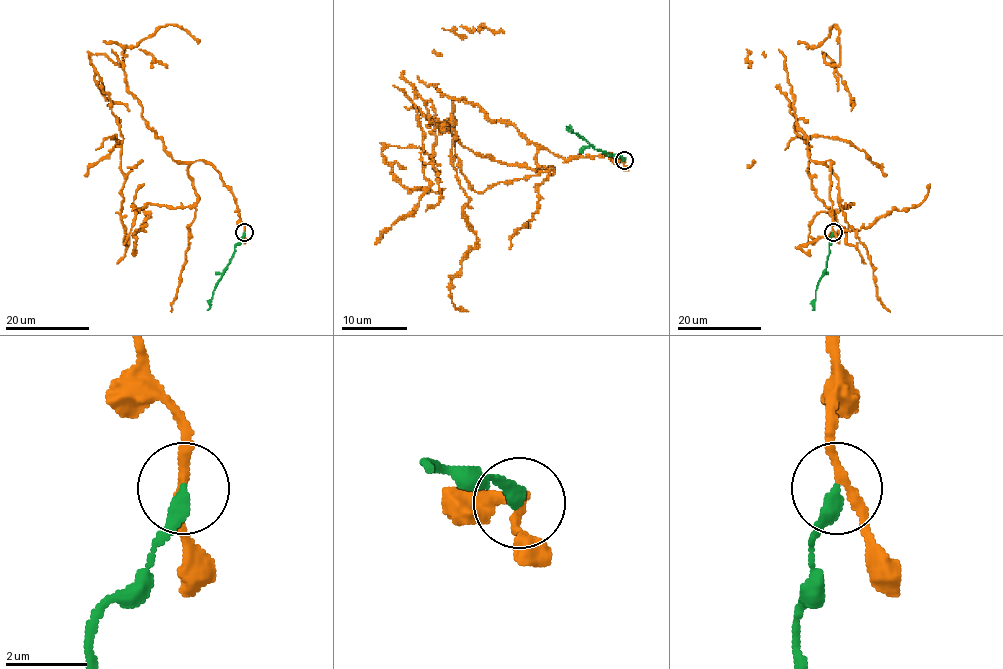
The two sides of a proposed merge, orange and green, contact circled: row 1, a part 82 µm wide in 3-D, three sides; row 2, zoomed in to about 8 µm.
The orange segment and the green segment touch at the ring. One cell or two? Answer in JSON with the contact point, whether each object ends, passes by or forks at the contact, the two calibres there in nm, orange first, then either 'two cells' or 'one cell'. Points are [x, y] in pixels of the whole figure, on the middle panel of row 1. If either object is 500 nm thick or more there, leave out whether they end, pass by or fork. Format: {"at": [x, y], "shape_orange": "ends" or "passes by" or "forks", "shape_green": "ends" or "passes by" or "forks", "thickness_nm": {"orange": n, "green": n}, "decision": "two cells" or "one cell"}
{"at": [624, 160], "shape_orange": "passes by", "shape_green": "ends", "thickness_nm": {"orange": 200, "green": 360}, "decision": "two cells"}

